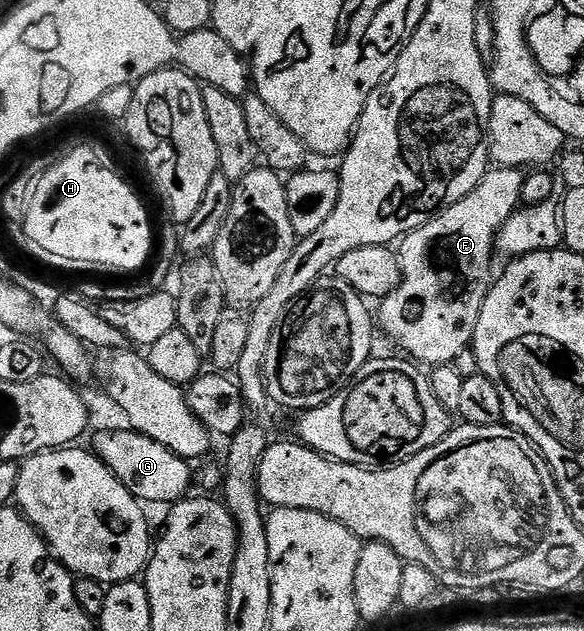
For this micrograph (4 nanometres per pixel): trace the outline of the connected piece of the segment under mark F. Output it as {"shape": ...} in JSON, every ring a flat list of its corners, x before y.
{"shape":[[492,167,481,178,481,182,477,182,477,186,465,194,465,198,436,212,420,228,407,233,398,241,397,255,403,280,395,290,382,297,380,304,383,305,379,312,377,308,377,324,401,347,407,348,408,357,427,366,438,366,454,362,461,350,472,347,477,318,481,318,481,306,493,283,491,255,494,257,497,252,495,237,512,212,520,207,523,177,524,173,517,168]]}

